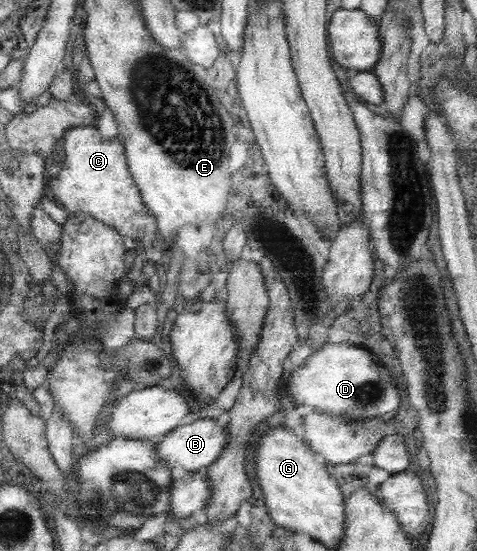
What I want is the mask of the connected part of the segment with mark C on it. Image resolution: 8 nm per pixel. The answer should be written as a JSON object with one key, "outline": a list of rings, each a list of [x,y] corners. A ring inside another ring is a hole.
{"outline":[[[98,126],[76,127],[64,137],[66,160],[62,170],[50,177],[49,195],[69,214],[89,213],[119,229],[124,237],[141,241],[160,231],[158,219],[145,203],[142,189],[129,168],[128,150],[120,137],[105,139]]]}

